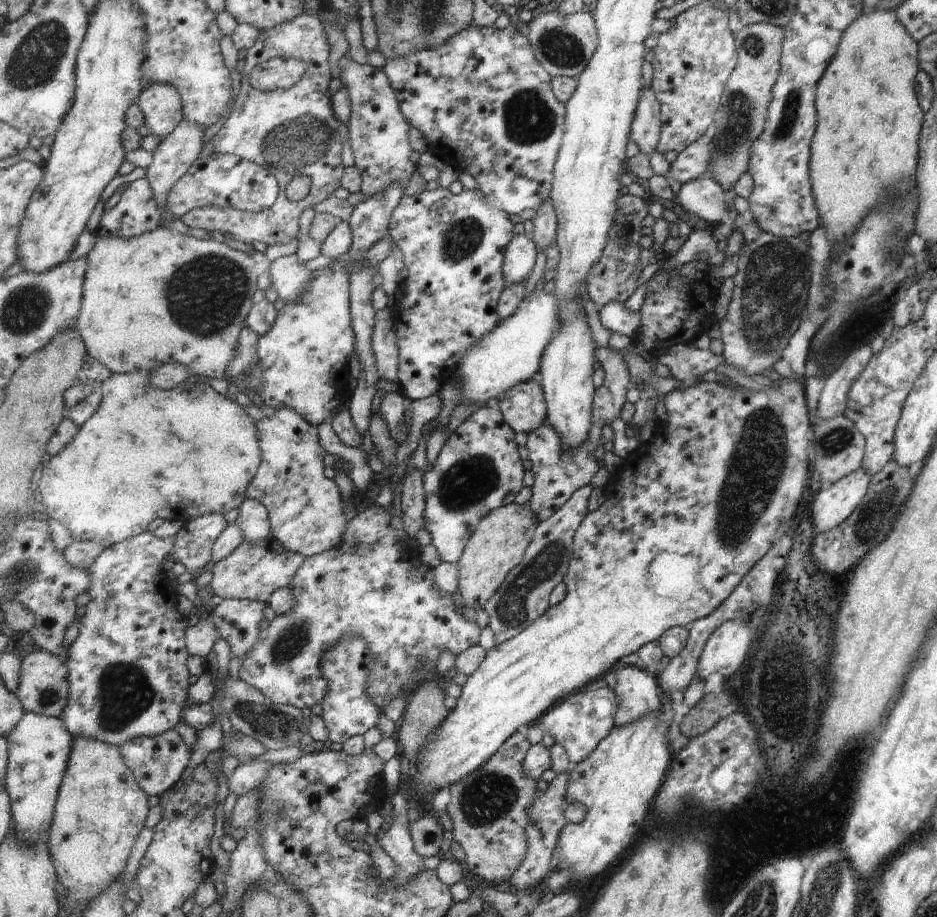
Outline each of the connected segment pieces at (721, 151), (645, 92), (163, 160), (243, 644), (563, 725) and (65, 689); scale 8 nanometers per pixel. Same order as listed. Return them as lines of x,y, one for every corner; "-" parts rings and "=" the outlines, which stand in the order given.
752,23
741,27
735,39
737,66
722,91
723,102
719,102
719,116
715,116
715,126
711,126
710,133
712,154
708,170
723,192
733,188
737,178
747,170
751,146
765,126
771,90
780,68
782,28
768,23
=
650,87
642,89
638,110
632,123
630,140
636,143
645,155
657,151
662,134
662,112
656,91
=
184,119
179,127
166,139
162,140
154,152
154,160
146,171
146,177
154,188
155,197
162,210
162,219
175,219
165,208
168,193
175,187
175,184
191,171
193,164
196,164
201,156
203,145
203,132
198,125
=
225,599
218,607
209,612
209,620
216,627
218,636
229,644
230,658
245,661
261,639
261,622
265,620
268,602
251,601
250,599
=
599,688
595,691
584,691
566,697
551,708
540,720
539,725
544,732
553,735
556,744
561,744
570,760
580,764
586,760
599,744
611,735
616,728
618,714
618,696
611,688
=
44,649
29,653
22,660
22,677
16,693
26,713
47,717
63,717
67,702
70,701
69,677
63,658
53,655

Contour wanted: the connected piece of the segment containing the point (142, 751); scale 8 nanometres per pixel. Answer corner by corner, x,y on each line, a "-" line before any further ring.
172,729
155,737
140,737
118,748
127,767
134,772
135,779
148,796
161,797
181,781
181,774
189,766
192,750
185,744
183,736

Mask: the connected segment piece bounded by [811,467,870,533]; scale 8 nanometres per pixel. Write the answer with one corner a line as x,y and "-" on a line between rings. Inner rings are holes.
860,467
813,493
811,520
815,533
829,531
846,520
867,492
869,480
870,476

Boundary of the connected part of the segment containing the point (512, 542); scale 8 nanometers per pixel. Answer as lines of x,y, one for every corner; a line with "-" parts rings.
525,503
493,510
471,536
461,561
458,563
460,580
458,597
468,608
485,609
498,594
507,576
524,560
527,548
532,542
539,520

